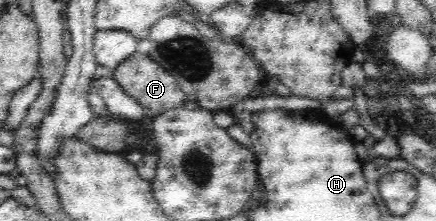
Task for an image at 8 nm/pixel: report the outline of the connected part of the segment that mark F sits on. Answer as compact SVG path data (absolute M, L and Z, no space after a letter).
M136 51L129 59L116 67L114 78L123 91L141 105L146 115L153 117L161 115L164 111L183 106L188 99L179 88L176 79L166 69L155 63L149 54Z

